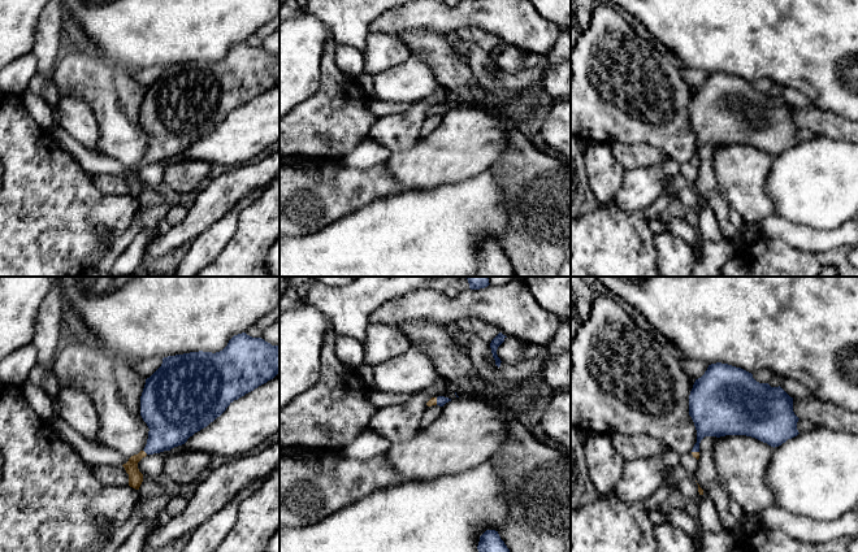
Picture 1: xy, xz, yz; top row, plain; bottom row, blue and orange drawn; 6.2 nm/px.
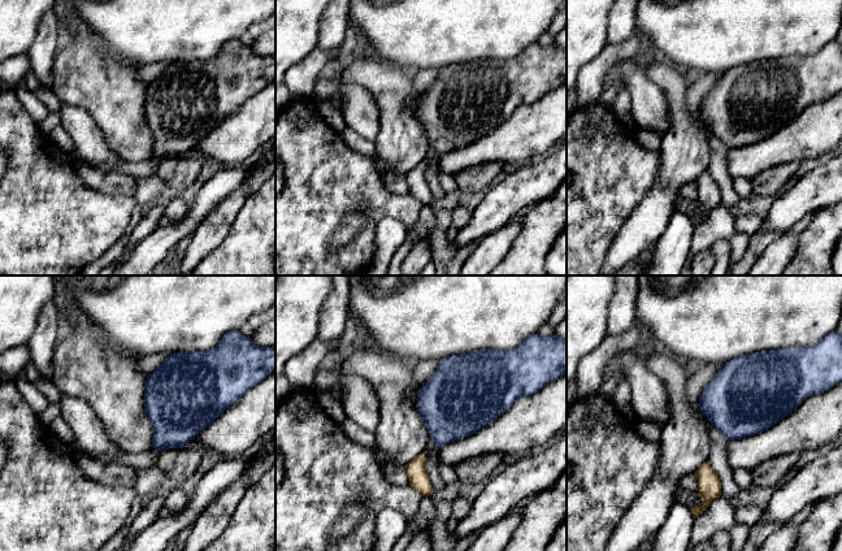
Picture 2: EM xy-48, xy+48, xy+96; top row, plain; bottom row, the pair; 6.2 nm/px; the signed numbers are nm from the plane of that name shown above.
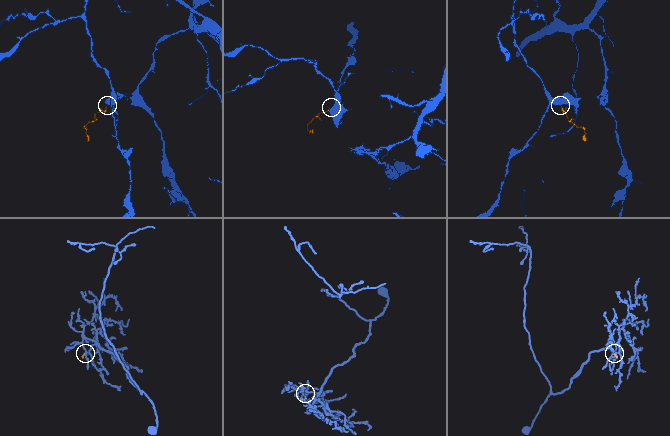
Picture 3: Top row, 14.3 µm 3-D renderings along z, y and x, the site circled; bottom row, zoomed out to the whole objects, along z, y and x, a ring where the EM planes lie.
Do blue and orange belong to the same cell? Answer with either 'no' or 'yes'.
yes

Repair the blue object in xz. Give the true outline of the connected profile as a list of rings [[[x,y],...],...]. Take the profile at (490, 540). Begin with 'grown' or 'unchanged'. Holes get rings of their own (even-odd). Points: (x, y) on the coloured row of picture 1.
unchanged; [[[486,530],[477,546],[478,552],[510,552],[504,542],[500,539],[498,531]]]

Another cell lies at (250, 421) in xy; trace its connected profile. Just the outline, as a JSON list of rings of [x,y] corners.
[[[280,373],[266,383],[230,403],[226,410],[182,445],[162,457],[182,452],[205,452],[238,457],[257,449],[280,433]]]

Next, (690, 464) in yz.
[[[685,453],[681,455],[680,464],[689,474],[696,475],[699,461],[692,453]]]

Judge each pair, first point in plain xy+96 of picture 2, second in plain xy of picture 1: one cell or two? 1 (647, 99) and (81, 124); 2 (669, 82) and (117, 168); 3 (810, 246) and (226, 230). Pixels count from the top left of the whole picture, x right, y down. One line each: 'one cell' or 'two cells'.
1: one cell
2: two cells
3: two cells

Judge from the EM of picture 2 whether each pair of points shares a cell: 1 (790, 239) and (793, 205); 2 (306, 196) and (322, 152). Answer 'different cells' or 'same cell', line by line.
1: different cells
2: same cell

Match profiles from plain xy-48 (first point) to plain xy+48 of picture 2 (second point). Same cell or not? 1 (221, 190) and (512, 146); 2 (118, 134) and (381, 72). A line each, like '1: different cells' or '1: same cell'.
1: different cells
2: same cell

